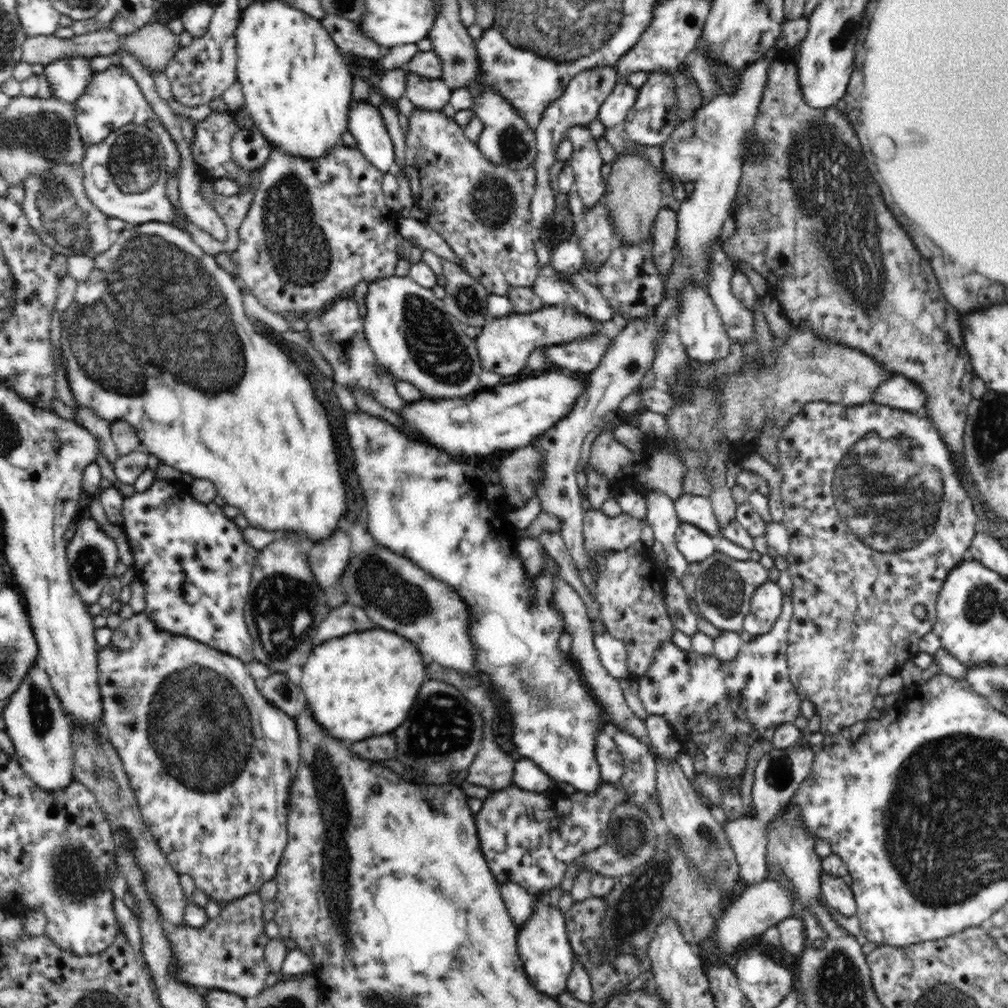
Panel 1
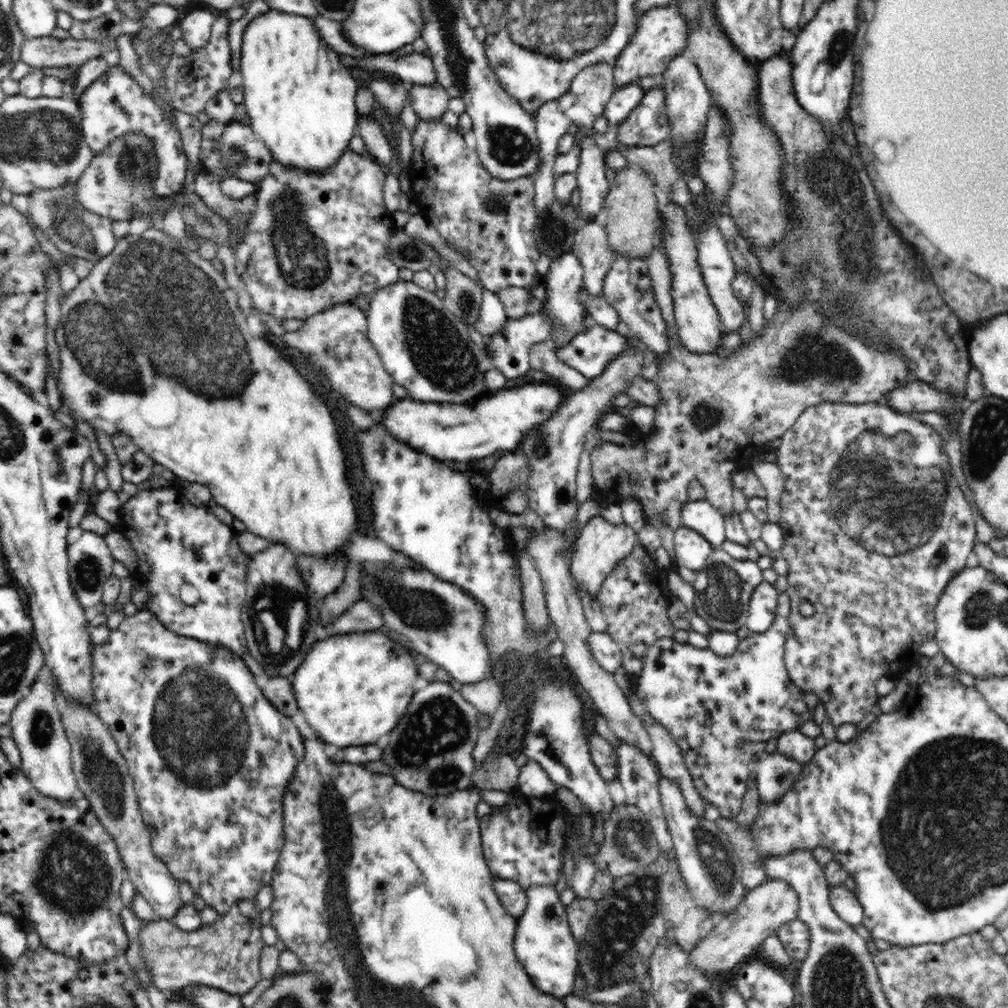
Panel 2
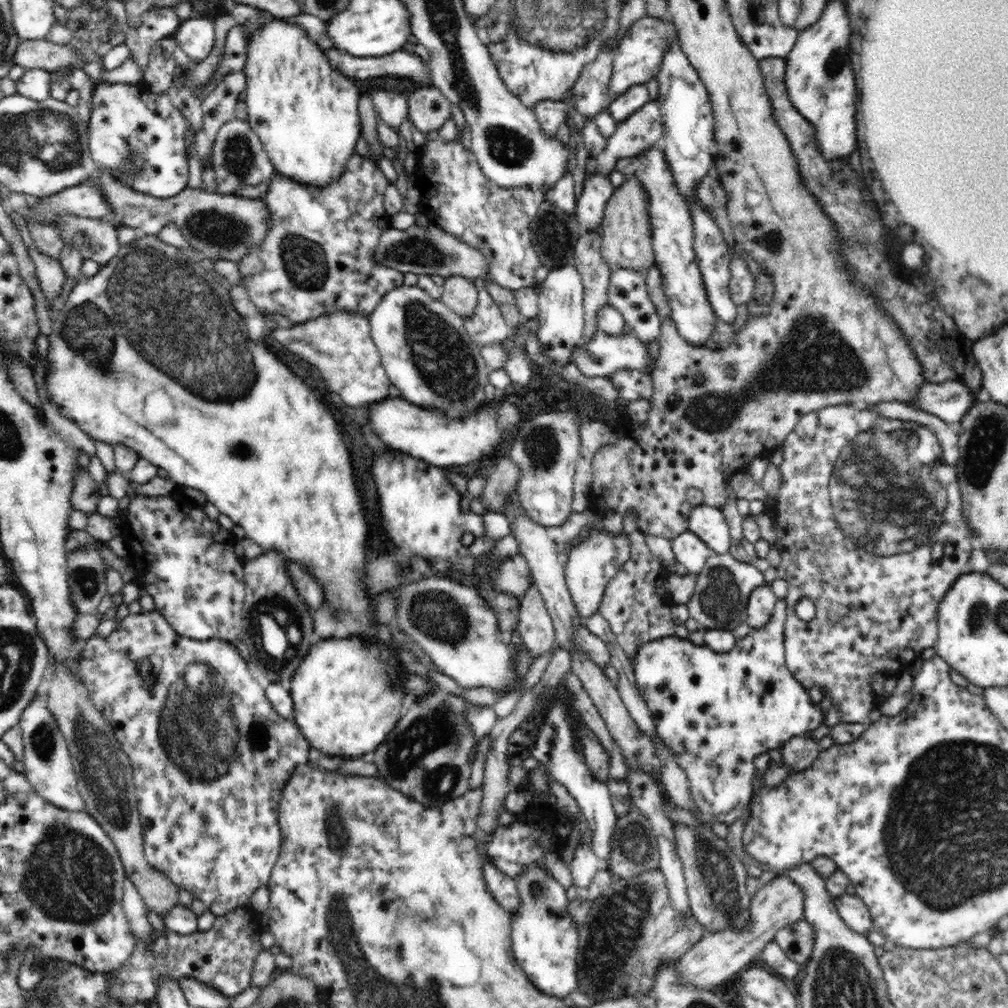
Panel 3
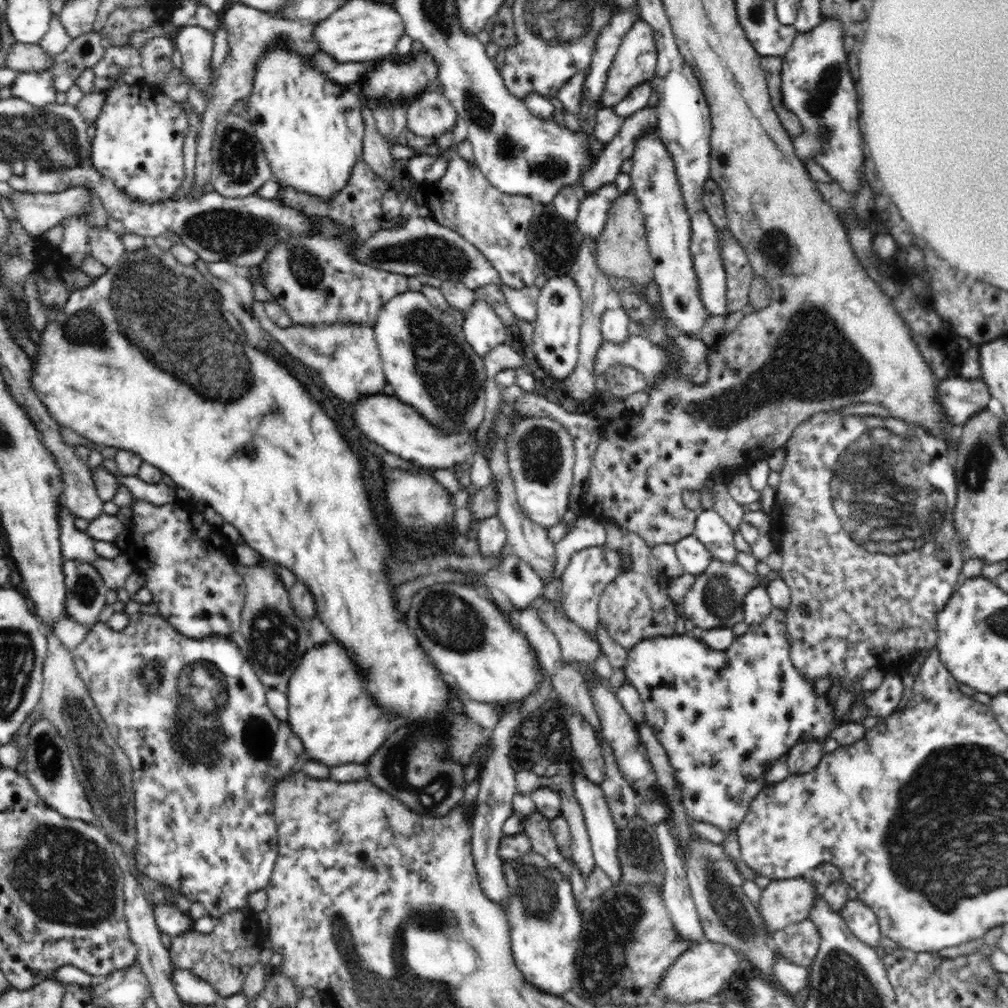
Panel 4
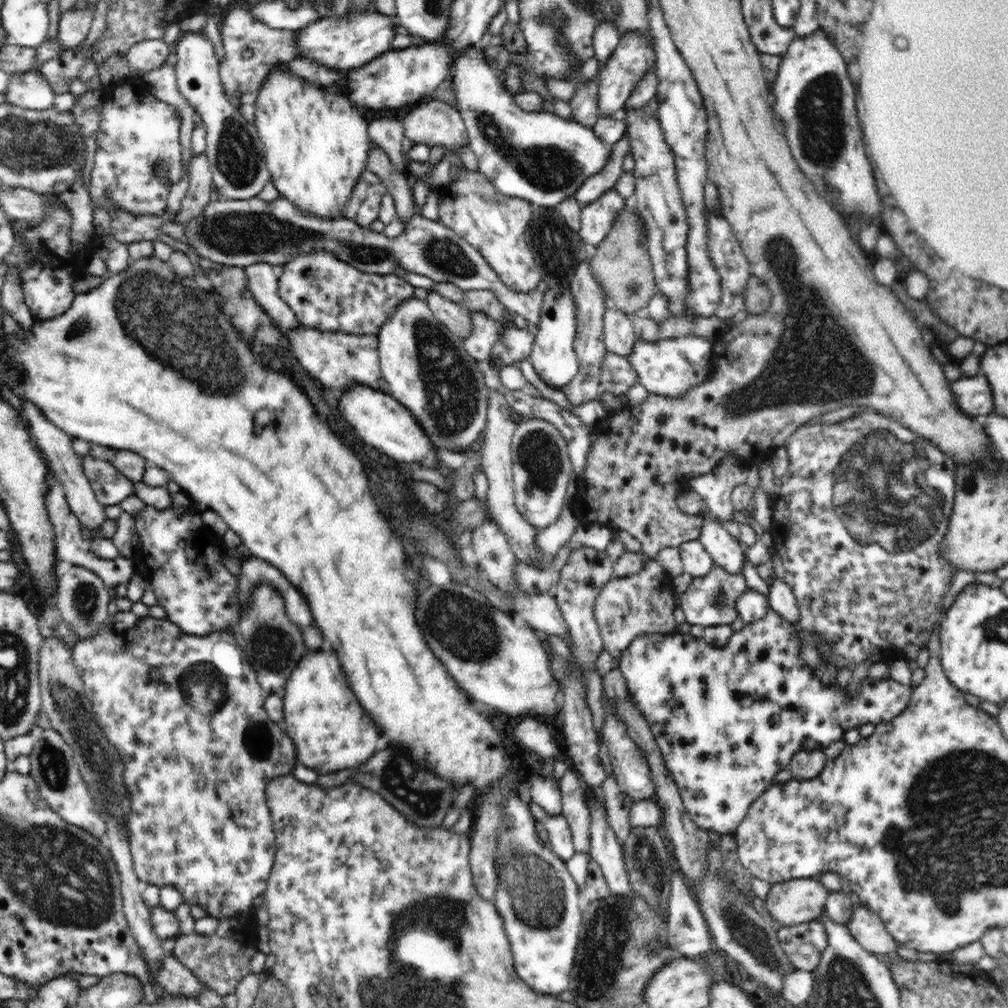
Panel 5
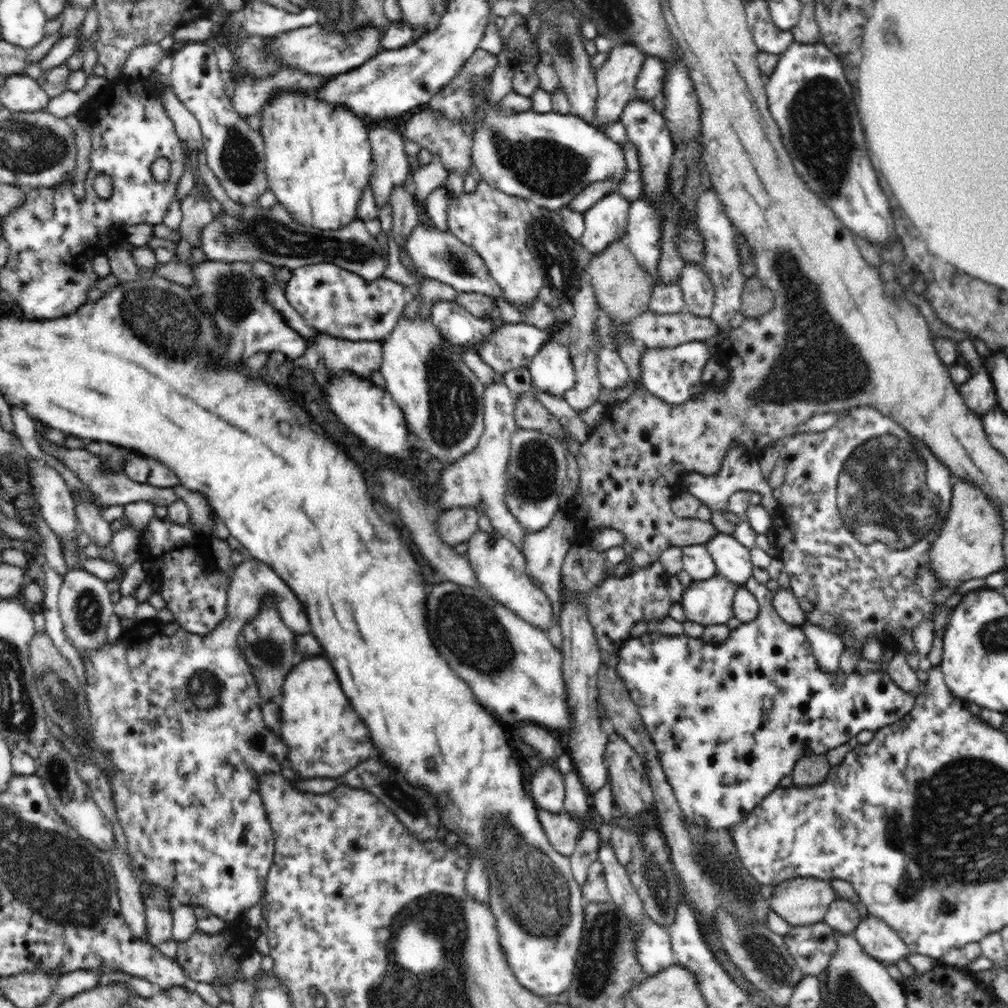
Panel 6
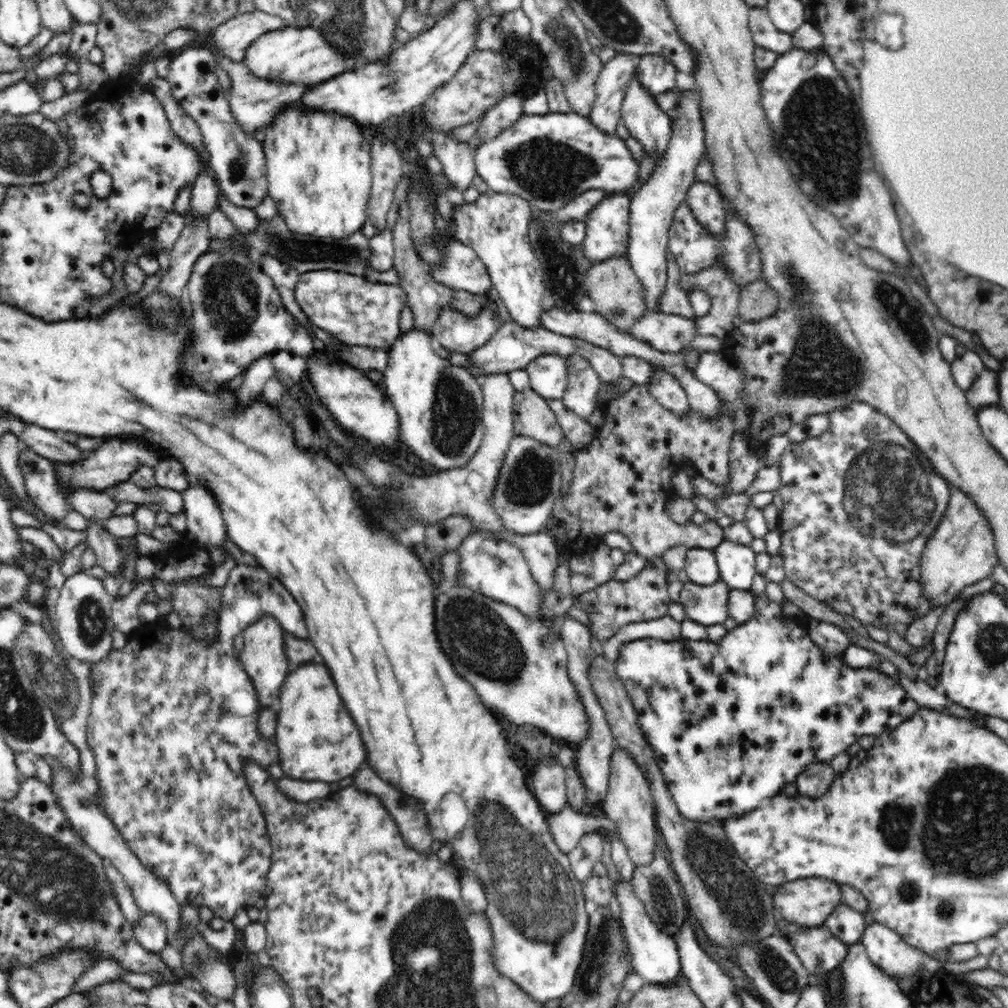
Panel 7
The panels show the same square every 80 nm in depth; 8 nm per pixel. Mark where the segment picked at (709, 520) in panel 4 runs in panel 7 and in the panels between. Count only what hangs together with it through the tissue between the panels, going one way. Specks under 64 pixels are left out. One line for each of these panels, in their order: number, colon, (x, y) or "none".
5: (725, 550)
6: (732, 559)
7: (736, 563)

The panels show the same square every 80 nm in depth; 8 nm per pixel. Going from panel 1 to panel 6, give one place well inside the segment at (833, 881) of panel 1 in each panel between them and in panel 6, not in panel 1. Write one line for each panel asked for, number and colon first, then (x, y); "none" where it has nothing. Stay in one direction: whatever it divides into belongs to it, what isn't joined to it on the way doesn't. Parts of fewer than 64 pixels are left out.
2: (848, 908)
3: (855, 914)
4: (861, 920)
5: (866, 927)
6: (878, 940)

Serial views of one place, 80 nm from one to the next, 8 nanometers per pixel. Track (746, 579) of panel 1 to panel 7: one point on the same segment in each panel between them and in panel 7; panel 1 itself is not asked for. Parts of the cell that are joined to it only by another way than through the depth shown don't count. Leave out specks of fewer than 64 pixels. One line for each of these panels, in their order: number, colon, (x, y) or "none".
2: (723, 588)
3: (722, 590)
4: (715, 600)
5: (710, 600)
6: (709, 602)
7: (707, 604)

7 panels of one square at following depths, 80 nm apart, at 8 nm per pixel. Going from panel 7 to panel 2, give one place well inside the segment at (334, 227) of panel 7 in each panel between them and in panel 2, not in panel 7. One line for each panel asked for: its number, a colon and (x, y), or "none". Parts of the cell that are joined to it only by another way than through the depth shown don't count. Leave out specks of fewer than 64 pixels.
2: (300, 98)
3: (305, 112)
4: (311, 128)
5: (316, 143)
6: (318, 161)

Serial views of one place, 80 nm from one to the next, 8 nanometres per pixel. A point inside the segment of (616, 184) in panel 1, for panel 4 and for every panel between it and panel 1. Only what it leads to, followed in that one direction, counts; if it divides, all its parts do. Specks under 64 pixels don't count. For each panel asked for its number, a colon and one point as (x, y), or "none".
2: (630, 216)
3: (626, 242)
4: (622, 251)

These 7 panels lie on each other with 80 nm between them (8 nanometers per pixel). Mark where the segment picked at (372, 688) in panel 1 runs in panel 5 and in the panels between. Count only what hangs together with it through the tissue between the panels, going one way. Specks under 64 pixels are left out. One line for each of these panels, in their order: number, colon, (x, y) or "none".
2: (352, 689)
3: (344, 705)
4: (330, 711)
5: (322, 716)

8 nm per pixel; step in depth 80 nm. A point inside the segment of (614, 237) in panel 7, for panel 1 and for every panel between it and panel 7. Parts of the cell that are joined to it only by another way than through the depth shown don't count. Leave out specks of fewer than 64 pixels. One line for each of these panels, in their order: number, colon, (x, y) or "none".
1: (586, 161)
2: (591, 179)
3: (591, 204)
4: (593, 212)
5: (596, 219)
6: (605, 221)

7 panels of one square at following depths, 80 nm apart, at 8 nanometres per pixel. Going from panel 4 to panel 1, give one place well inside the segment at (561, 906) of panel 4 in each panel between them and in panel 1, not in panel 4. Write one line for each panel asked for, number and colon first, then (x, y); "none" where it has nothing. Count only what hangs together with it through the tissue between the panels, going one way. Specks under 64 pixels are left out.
1: (547, 956)
2: (544, 944)
3: (545, 940)

